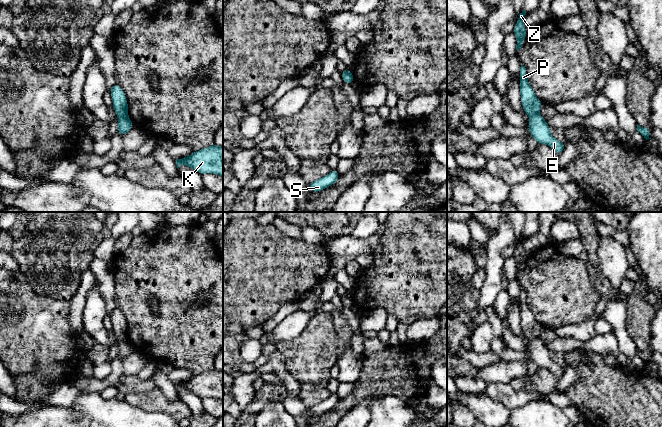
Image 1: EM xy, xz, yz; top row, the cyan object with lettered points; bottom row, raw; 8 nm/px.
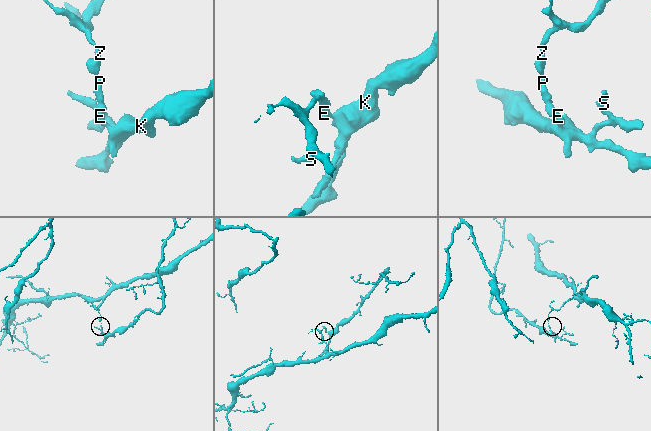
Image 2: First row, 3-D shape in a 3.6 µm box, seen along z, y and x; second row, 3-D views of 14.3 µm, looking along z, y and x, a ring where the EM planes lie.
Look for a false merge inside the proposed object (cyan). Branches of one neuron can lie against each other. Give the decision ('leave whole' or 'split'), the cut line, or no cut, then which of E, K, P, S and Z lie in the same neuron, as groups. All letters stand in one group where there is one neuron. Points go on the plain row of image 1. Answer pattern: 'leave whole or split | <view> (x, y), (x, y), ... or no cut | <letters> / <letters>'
split | xy (118, 339), (127, 340) | E K S / P Z

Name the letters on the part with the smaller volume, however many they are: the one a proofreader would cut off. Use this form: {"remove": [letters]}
{"remove": ["E", "K", "S"]}

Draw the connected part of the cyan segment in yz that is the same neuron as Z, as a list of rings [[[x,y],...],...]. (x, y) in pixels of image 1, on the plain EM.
[[[523,234],[523,236],[518,239],[519,241],[517,243],[516,250],[514,251],[512,255],[516,259],[516,262],[517,262],[516,274],[519,274],[522,271],[523,266],[528,257],[528,255],[524,251],[524,240],[525,239],[526,239],[525,234]]]

